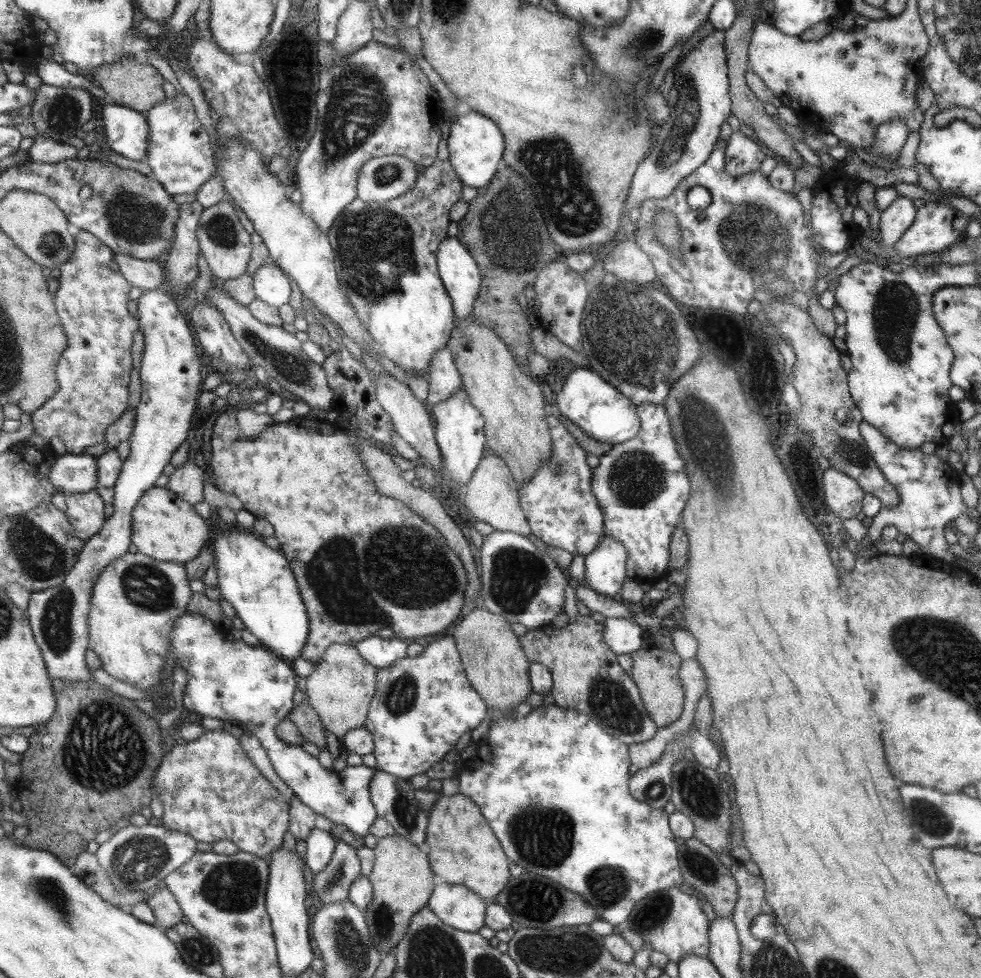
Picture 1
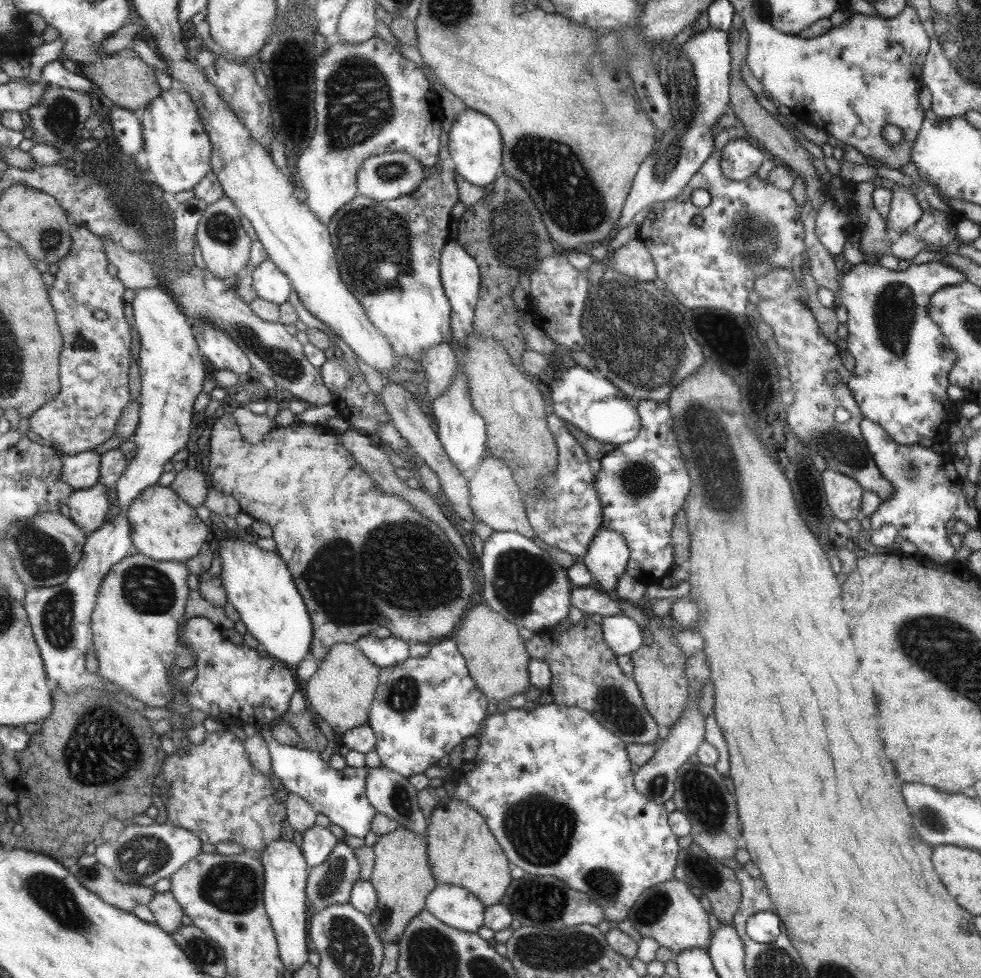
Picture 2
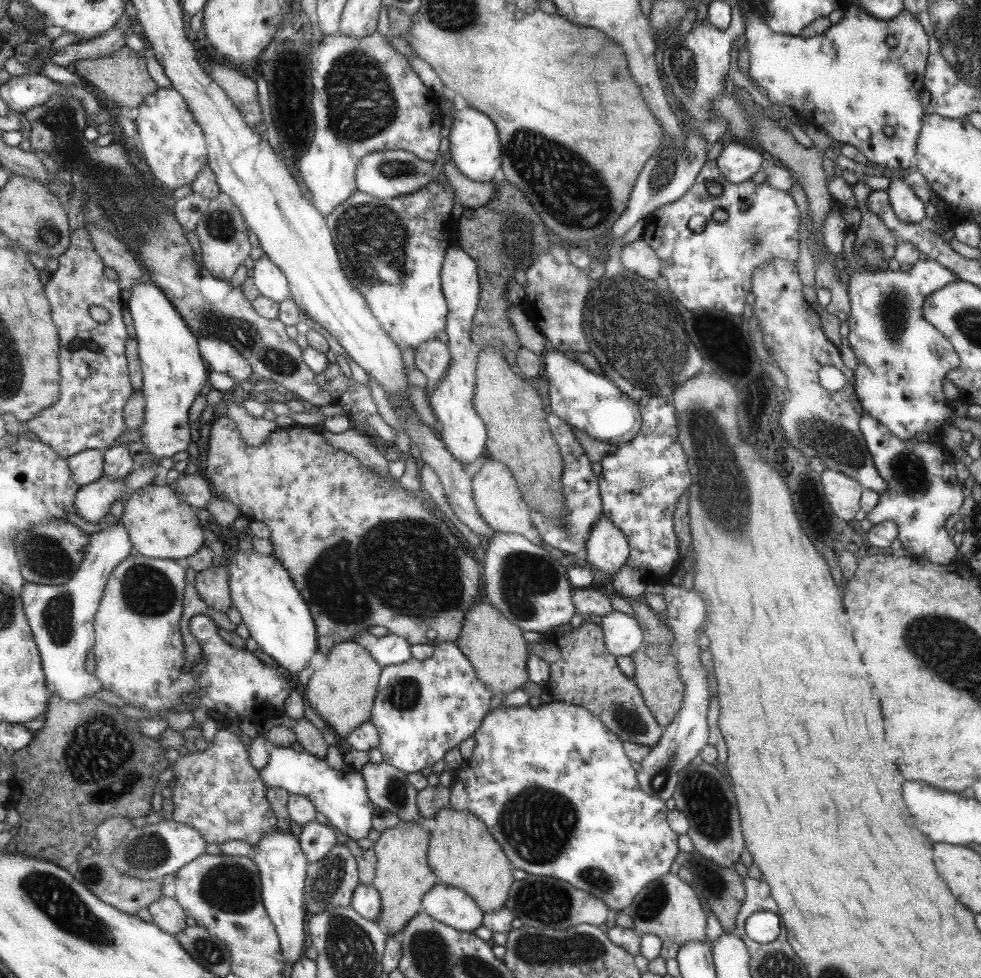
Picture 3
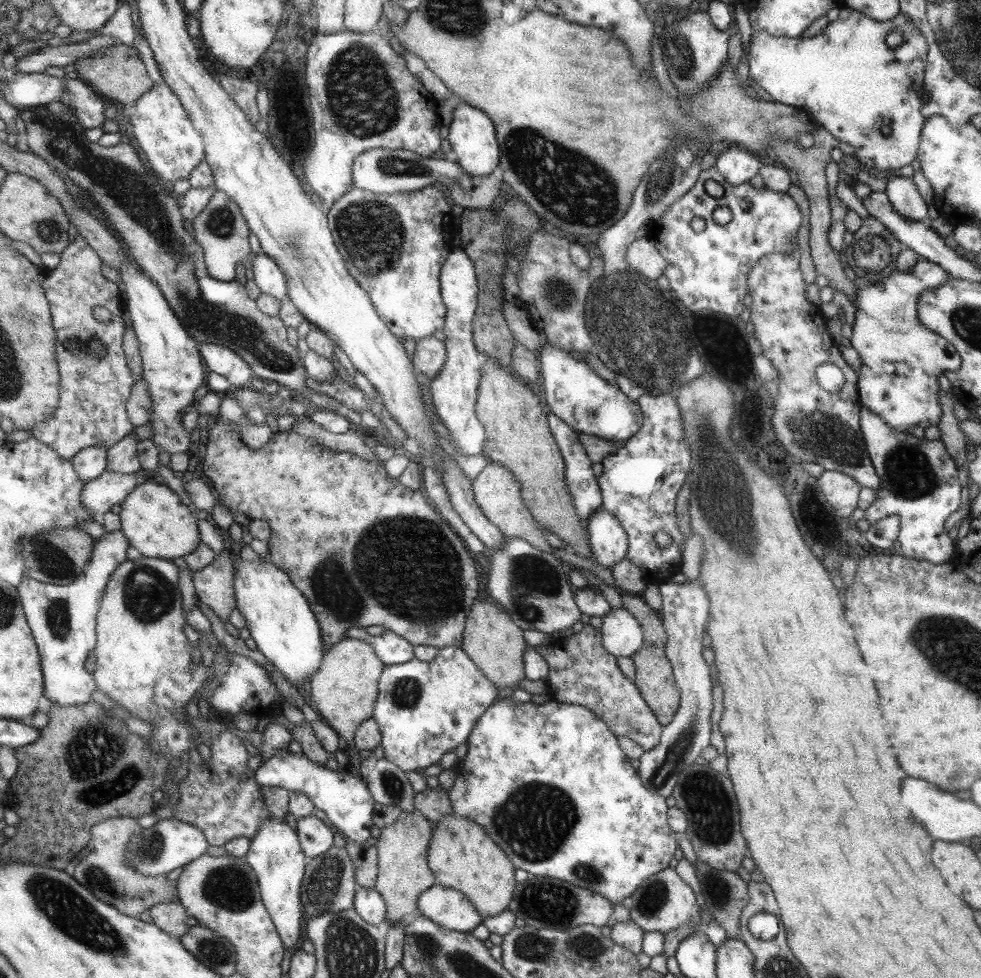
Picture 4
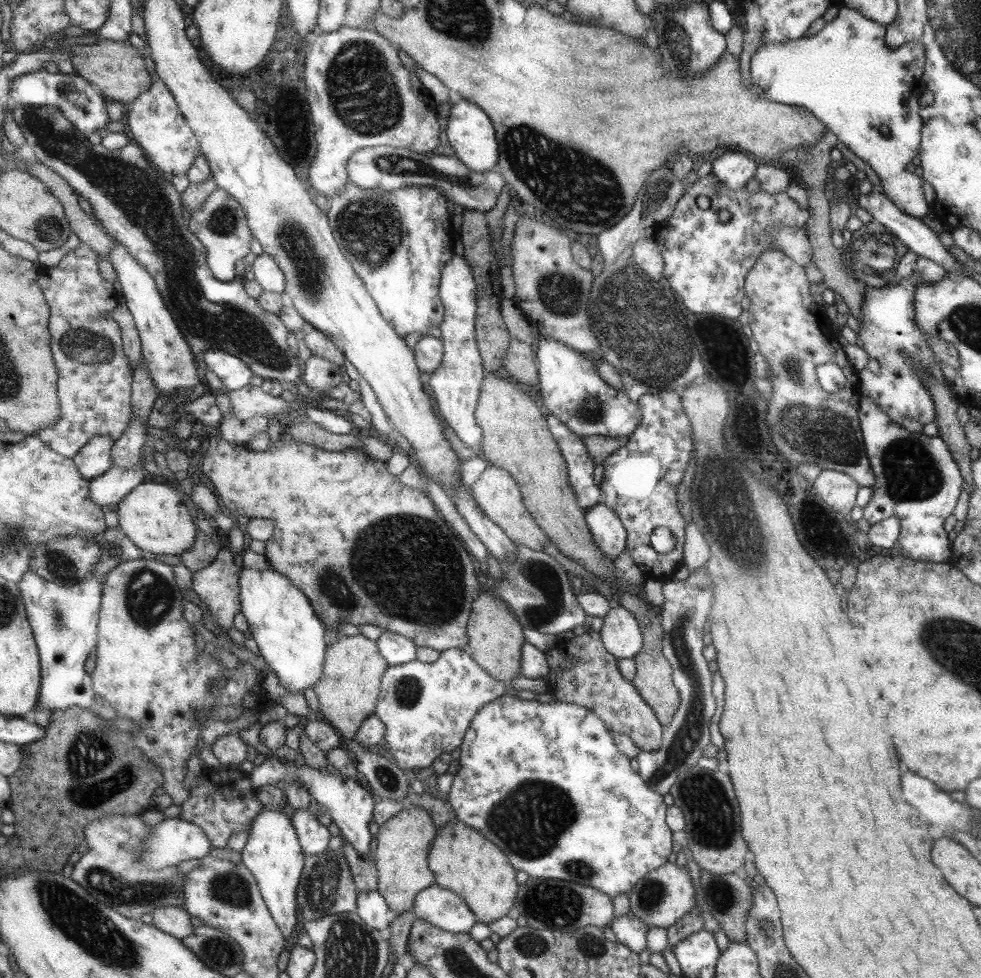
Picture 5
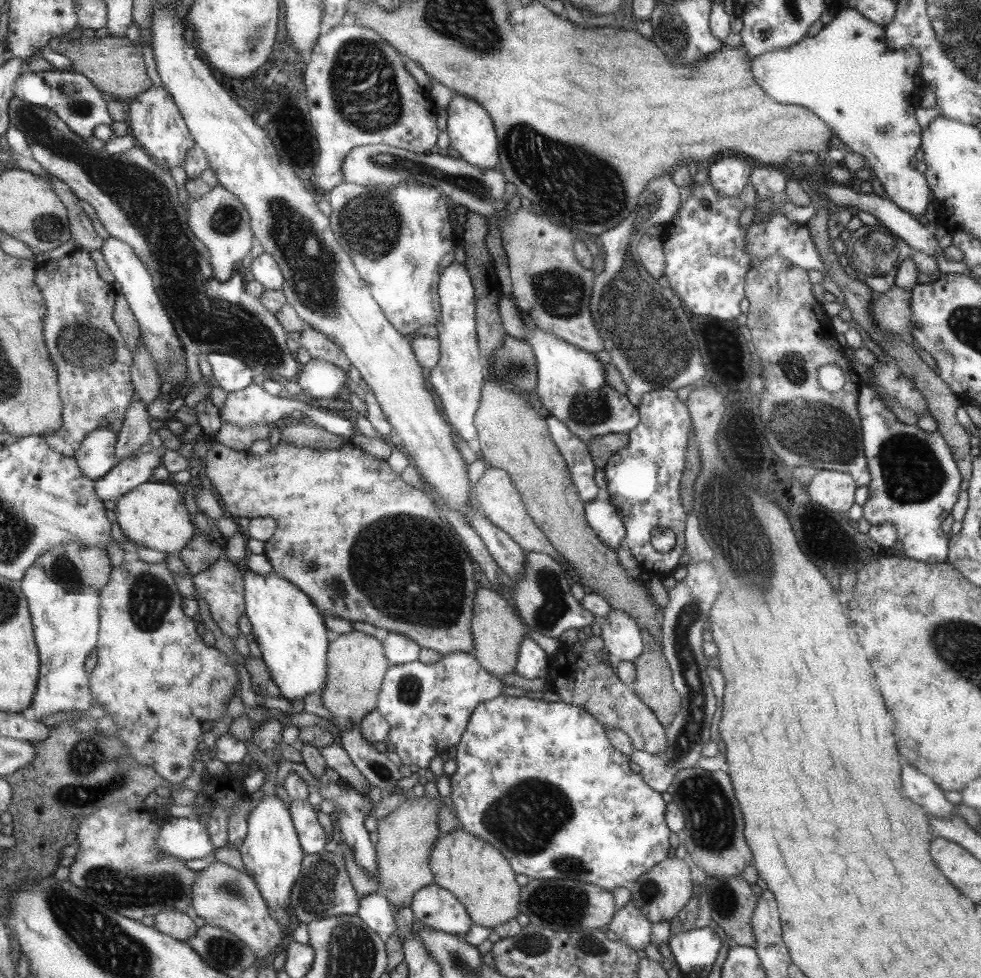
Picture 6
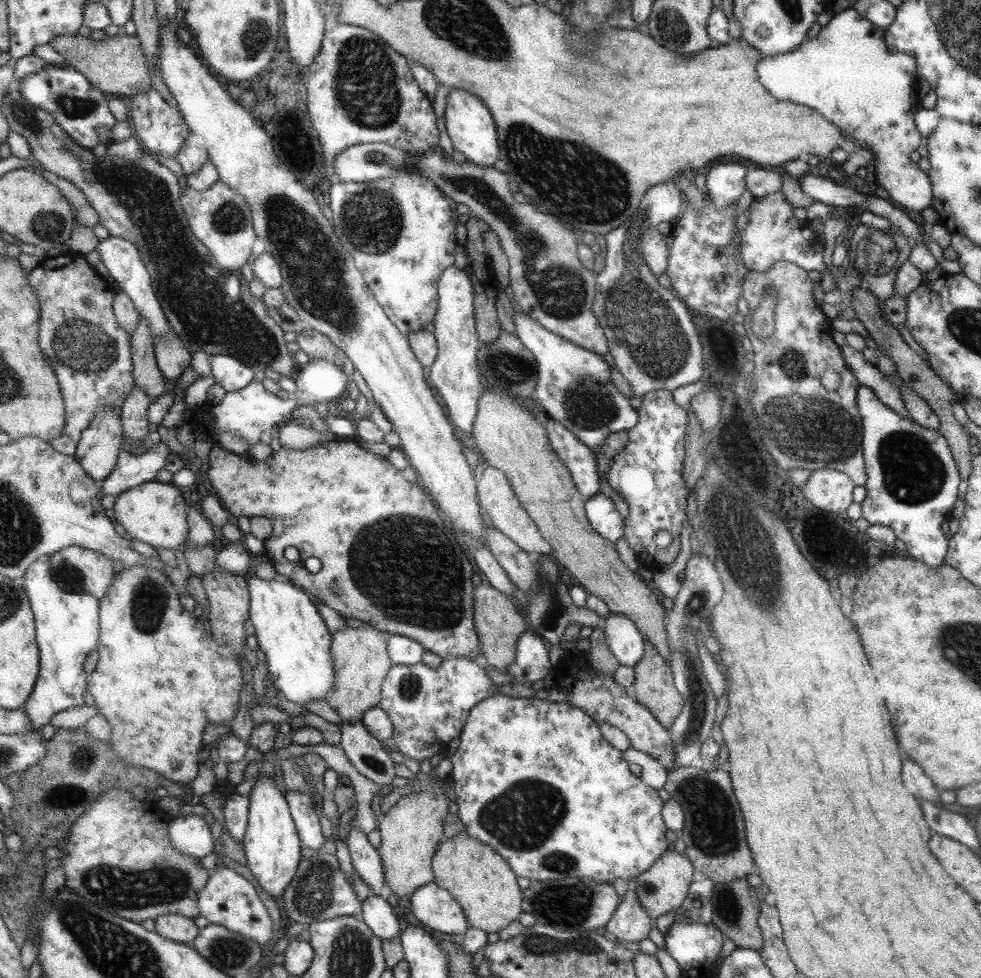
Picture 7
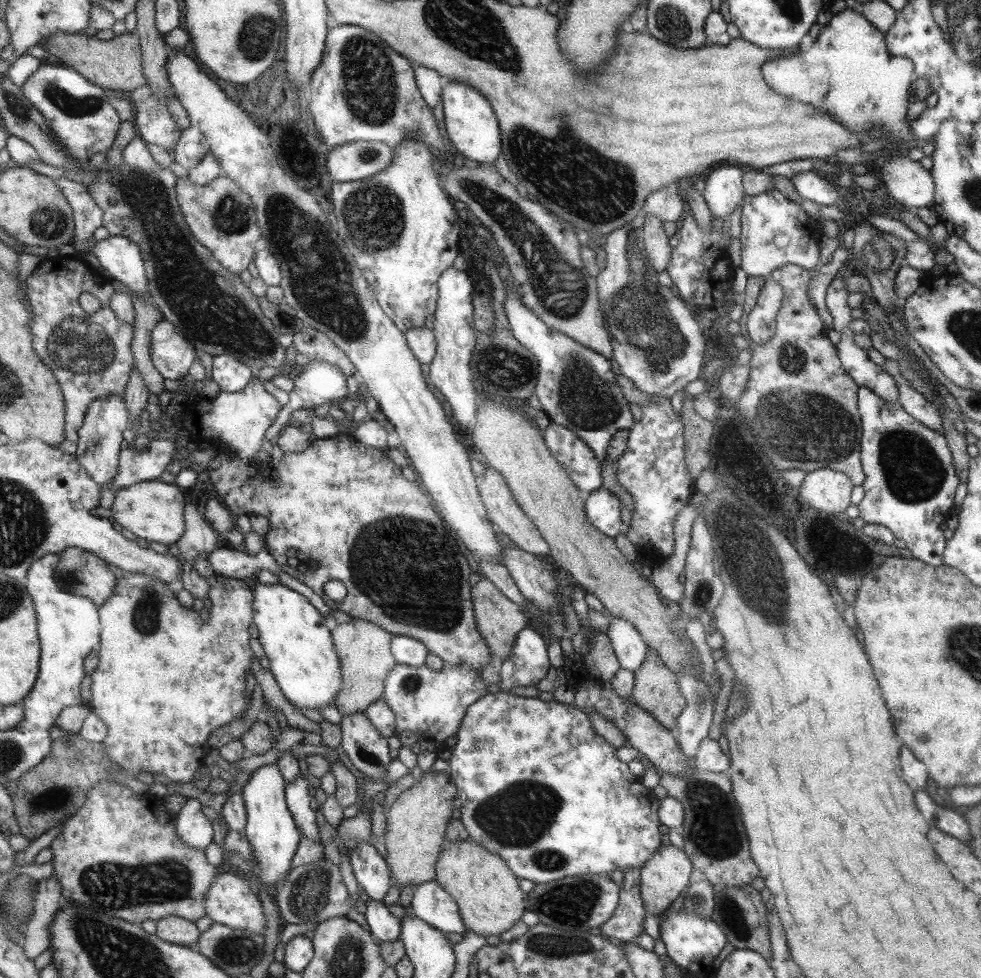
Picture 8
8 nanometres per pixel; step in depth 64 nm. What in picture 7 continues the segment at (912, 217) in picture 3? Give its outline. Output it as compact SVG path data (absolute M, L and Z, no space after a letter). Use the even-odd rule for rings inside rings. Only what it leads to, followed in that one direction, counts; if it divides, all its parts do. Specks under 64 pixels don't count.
M851 6L842 10L839 13L835 13L832 19L821 27L815 38L803 41L803 44L798 44L795 50L786 52L783 54L776 54L773 56L761 57L759 63L755 65L758 72L759 81L762 82L763 88L767 88L767 92L771 92L771 96L775 96L775 100L789 100L789 102L795 102L795 104L801 104L805 107L814 109L820 116L830 122L838 129L838 132L847 140L847 145L850 150L859 150L867 148L873 155L872 160L875 163L873 165L873 175L875 177L875 184L878 184L883 191L885 191L893 202L899 204L907 210L913 210L913 212L921 212L931 204L933 198L933 190L931 189L930 178L927 177L926 172L922 172L915 159L910 157L909 152L903 152L899 149L899 142L901 142L901 132L917 132L916 126L913 126L913 104L917 98L915 98L915 92L911 88L911 84L915 82L917 78L918 70L915 70L915 57L905 53L890 52L890 48L885 41L885 30L880 29L877 25L874 25L871 21L867 21L860 13L858 13ZM885 122L895 122L891 124L887 130L885 130Z

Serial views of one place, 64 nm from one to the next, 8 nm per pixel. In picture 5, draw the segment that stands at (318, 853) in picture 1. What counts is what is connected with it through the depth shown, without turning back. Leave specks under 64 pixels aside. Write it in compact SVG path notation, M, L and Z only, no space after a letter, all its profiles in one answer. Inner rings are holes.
M301 808L301 810L293 810L291 817L295 832L298 832L299 844L302 844L303 852L307 856L323 853L328 848L329 838L334 831L333 828L321 825L315 815L315 812Z

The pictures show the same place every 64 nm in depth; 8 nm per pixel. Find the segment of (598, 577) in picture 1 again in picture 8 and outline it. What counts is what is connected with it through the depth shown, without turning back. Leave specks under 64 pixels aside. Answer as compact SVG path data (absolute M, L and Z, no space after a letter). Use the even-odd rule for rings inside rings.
M603 488L584 495L584 499L586 516L599 532L611 538L623 532L617 497Z

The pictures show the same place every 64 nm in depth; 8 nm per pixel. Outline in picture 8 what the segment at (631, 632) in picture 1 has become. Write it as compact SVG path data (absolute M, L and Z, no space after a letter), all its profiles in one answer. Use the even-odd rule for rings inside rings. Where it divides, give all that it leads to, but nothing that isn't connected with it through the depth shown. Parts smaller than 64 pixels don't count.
M611 617L606 636L620 668L633 672L643 663L647 645L629 622Z

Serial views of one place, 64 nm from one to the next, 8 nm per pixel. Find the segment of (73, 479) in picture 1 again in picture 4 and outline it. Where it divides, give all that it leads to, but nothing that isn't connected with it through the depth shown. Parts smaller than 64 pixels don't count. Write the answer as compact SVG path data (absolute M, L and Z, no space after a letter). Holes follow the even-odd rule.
M103 444L83 448L77 456L72 458L72 462L80 480L85 483L91 482L91 480L99 478L108 469L109 448Z

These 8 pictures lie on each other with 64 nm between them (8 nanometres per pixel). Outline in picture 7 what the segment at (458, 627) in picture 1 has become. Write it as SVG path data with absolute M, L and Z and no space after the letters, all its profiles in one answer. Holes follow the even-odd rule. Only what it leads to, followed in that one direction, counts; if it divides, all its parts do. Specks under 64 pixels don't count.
M477 583L474 593L474 616L475 633L478 636L480 649L480 662L483 666L504 673L514 662L517 643L523 632L525 624L523 618L515 612L515 606L505 598L504 594L499 594L498 590L493 590L489 584Z

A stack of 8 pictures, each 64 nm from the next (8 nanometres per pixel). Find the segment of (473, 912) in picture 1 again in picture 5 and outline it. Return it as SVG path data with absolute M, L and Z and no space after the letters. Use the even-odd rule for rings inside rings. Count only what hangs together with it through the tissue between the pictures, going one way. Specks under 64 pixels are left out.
M437 883L424 888L415 895L414 906L411 911L417 915L417 919L425 920L425 922L435 925L437 928L452 933L468 933L475 922L475 915L467 907L466 901L458 893L441 888Z

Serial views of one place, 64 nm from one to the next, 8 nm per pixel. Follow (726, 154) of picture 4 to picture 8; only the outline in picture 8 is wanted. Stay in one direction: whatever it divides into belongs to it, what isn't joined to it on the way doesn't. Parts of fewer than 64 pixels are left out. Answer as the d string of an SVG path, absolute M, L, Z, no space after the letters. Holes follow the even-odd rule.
M722 166L717 167L707 176L707 180L704 182L705 189L701 195L703 195L703 200L708 206L711 216L728 220L733 209L742 204L742 199L745 198L744 189L742 188L743 170L739 166Z

